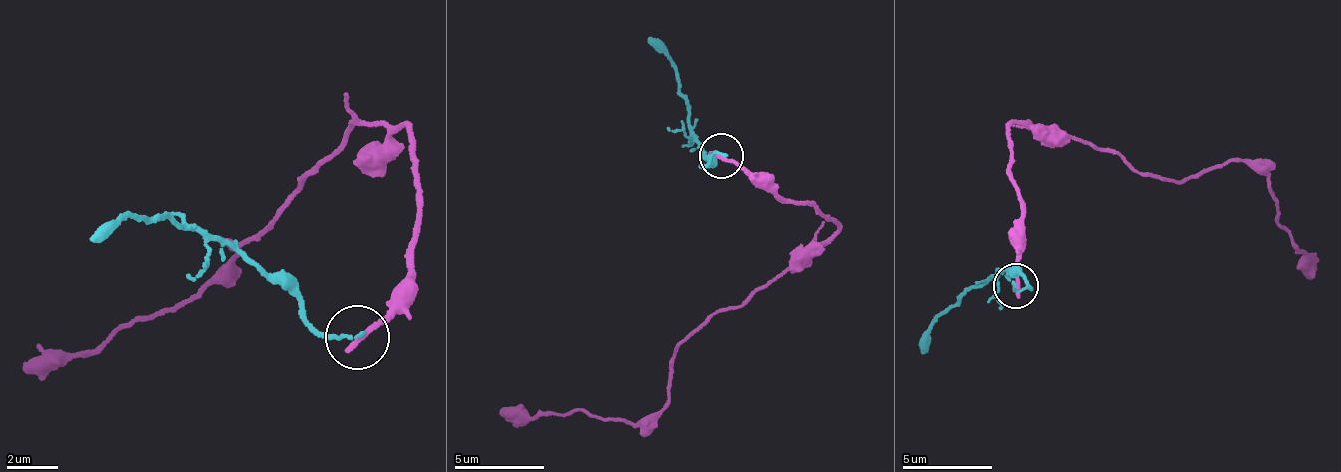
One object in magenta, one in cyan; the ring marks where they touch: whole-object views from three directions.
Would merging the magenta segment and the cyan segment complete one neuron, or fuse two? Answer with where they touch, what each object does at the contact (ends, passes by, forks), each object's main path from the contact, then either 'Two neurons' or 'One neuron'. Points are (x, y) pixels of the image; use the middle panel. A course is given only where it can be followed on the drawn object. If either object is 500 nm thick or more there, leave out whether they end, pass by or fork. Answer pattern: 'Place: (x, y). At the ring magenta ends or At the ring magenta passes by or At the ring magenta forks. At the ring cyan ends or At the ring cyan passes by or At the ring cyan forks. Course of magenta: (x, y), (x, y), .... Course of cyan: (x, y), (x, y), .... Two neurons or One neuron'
Place: (721, 156). At the ring magenta ends. At the ring cyan ends. Course of magenta: (721, 156), (838, 223), (678, 342), (666, 400), (639, 419), (582, 409), (518, 421), (501, 409). Course of cyan: (721, 156), (703, 167), (678, 78), (665, 50), (647, 36). Two neurons

